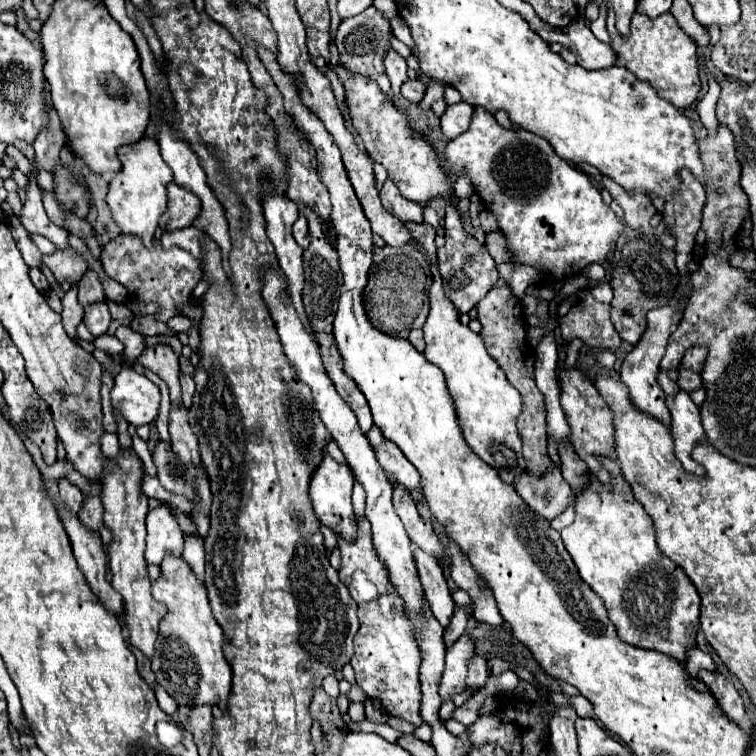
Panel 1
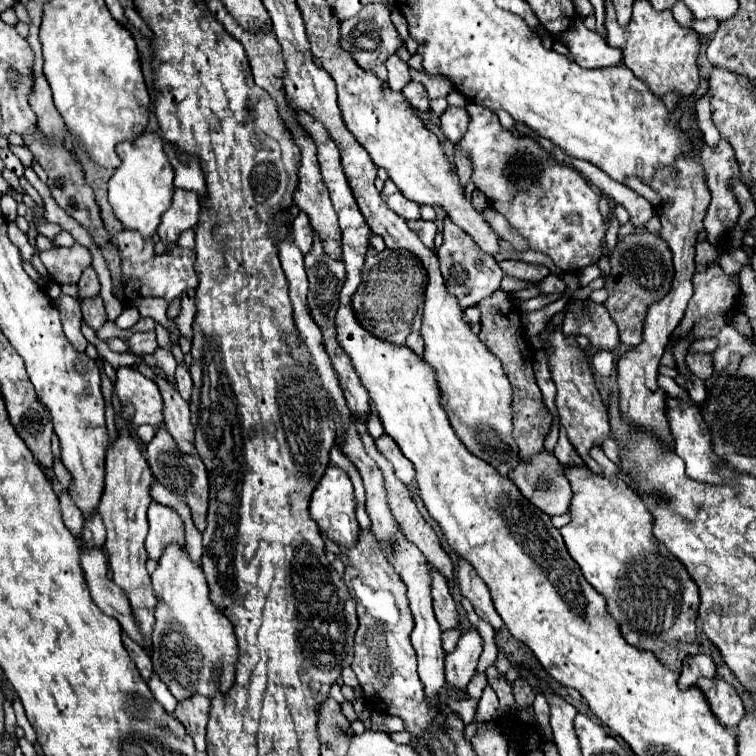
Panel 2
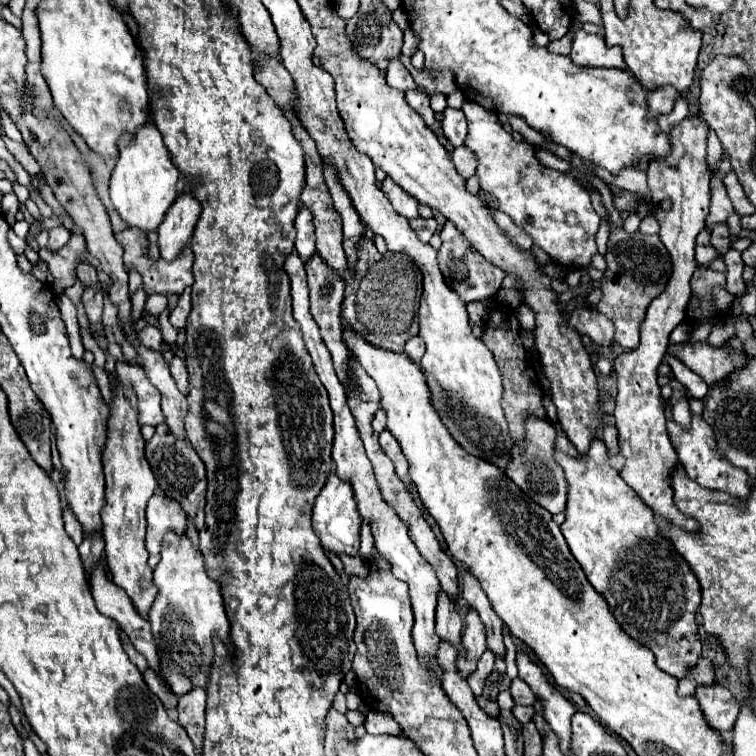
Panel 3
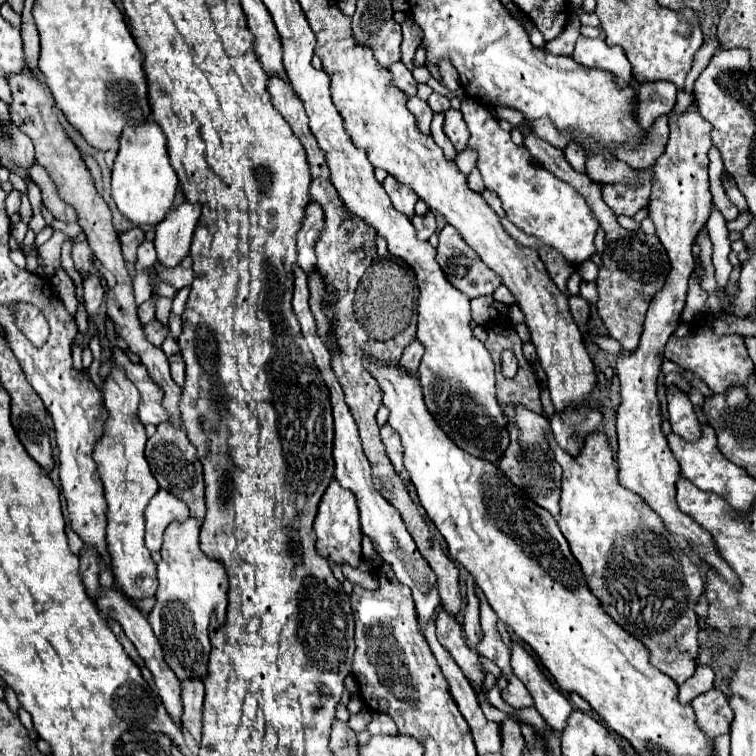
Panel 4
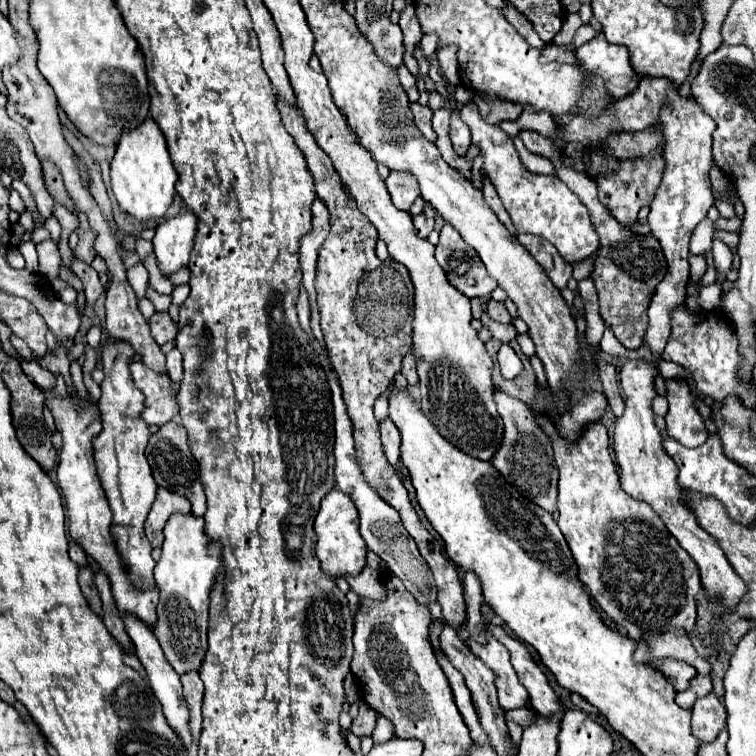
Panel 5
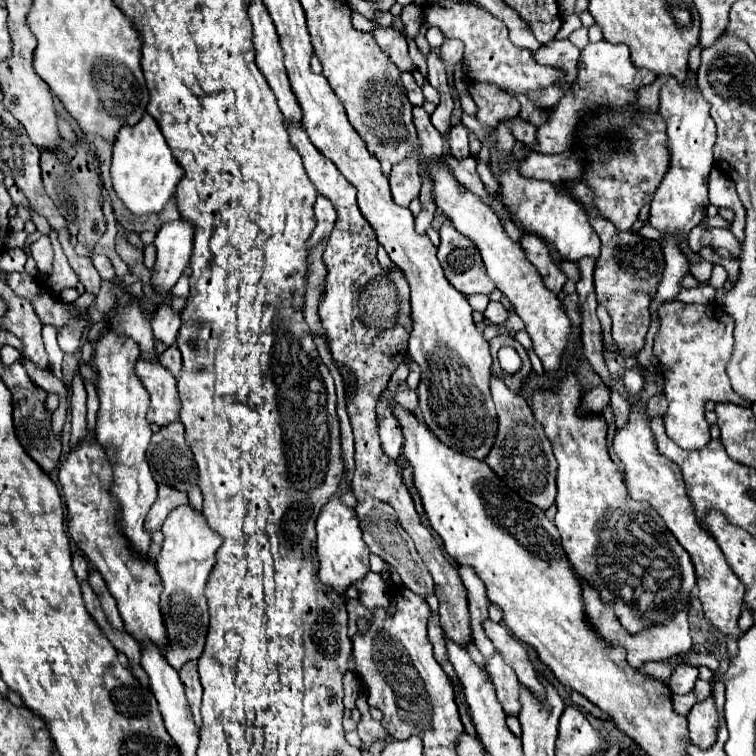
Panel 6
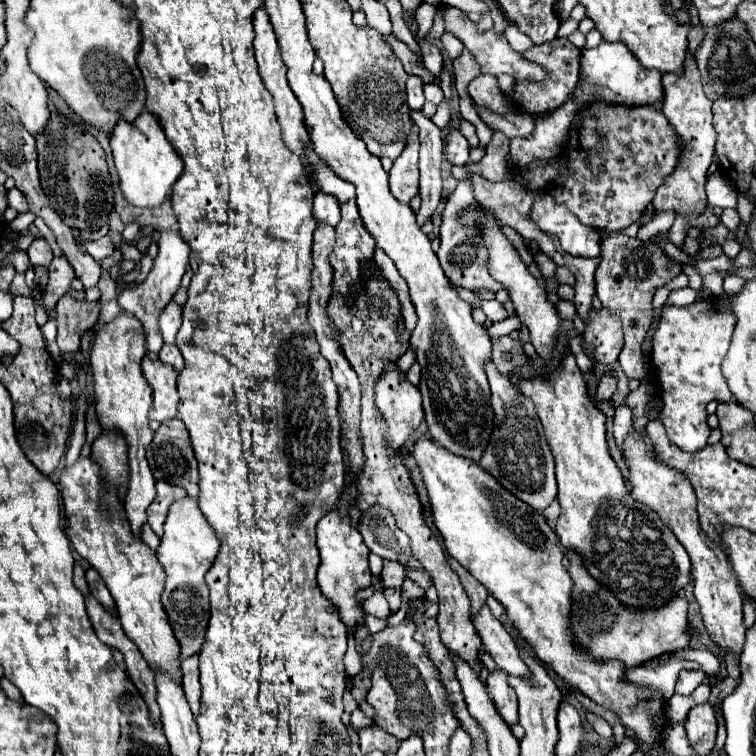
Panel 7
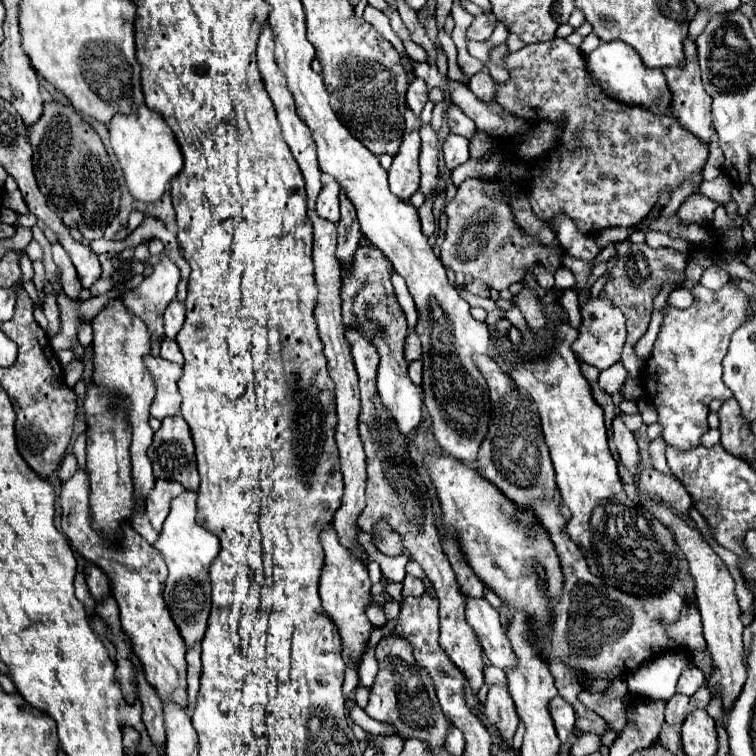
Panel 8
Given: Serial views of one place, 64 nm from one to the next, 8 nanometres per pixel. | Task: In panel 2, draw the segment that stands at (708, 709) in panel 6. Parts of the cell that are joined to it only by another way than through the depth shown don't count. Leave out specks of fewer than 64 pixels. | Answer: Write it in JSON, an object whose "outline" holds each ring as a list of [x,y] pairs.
{"outline":[[[718,678],[698,680],[696,686],[704,694],[714,718],[728,730],[734,730],[744,716],[744,706],[742,706],[738,694],[734,692],[734,688]]]}

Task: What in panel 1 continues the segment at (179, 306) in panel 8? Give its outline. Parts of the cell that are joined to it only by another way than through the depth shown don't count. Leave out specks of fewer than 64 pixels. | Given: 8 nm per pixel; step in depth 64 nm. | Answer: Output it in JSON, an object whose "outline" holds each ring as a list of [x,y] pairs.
{"outline":[[[128,326],[118,328],[118,330],[116,330],[116,338],[126,346],[126,348],[124,348],[124,356],[128,356],[128,358],[138,358],[138,356],[144,352],[144,348],[146,348],[144,336],[138,334],[138,332],[134,332],[134,330],[128,328]]]}

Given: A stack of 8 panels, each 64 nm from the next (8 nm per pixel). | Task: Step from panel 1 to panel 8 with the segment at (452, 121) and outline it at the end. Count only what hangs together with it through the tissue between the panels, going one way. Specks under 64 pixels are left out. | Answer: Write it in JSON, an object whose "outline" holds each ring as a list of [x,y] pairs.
{"outline":[[[448,134],[444,146],[442,146],[442,152],[444,152],[444,162],[446,162],[446,168],[452,172],[456,166],[464,164],[470,156],[468,156],[468,140],[464,136],[456,136],[456,134]]]}

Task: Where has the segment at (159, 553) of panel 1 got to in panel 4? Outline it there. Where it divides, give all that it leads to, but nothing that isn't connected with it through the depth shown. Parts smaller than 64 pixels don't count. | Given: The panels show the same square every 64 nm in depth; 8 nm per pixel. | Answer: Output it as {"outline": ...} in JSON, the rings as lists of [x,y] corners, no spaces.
{"outline":[[[158,490],[146,508],[146,546],[150,552],[158,552],[162,546],[162,534],[172,520],[186,520],[190,516],[188,506],[166,490]]]}

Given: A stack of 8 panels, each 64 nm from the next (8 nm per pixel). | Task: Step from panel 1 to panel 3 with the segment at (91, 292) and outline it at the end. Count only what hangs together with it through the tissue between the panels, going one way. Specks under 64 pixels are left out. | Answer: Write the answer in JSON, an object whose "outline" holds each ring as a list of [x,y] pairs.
{"outline":[[[78,260],[78,264],[76,264],[76,274],[78,274],[78,278],[84,282],[84,286],[98,282],[96,268],[90,266],[90,264],[86,264],[86,262],[82,262],[82,260]]]}

